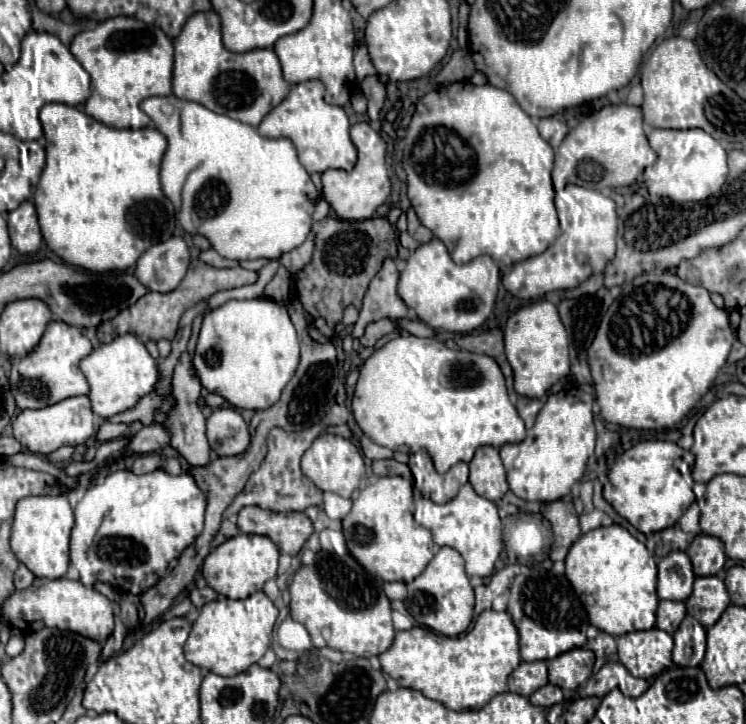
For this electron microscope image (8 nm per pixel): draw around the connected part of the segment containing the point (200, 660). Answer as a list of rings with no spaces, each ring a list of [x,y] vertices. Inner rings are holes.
[[[257,591],[241,601],[219,597],[201,607],[185,643],[185,659],[223,677],[239,675],[265,655],[271,645],[275,621],[277,607],[263,591]]]

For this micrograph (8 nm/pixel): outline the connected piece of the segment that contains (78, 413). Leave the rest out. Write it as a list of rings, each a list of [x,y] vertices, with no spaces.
[[[85,395],[79,397],[69,397],[63,399],[55,405],[43,407],[43,409],[29,409],[29,411],[21,411],[15,419],[13,419],[13,437],[23,443],[31,453],[51,453],[55,449],[59,449],[61,445],[79,445],[85,443],[87,439],[91,439],[97,431],[95,427],[95,419],[93,419],[93,411],[91,411],[91,403]]]

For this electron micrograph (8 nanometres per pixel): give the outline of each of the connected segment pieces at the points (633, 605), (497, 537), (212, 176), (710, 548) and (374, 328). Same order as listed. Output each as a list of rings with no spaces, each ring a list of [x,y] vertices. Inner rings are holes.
[[[609,525],[597,527],[581,535],[569,549],[567,559],[567,579],[583,601],[591,625],[597,629],[619,637],[637,629],[655,627],[657,611],[657,565],[653,553],[637,541],[625,527]]]
[[[465,483],[457,497],[445,505],[437,505],[431,499],[419,497],[415,501],[415,521],[433,533],[433,541],[439,547],[453,547],[465,559],[465,571],[469,577],[489,577],[499,553],[503,549],[501,541],[501,519],[493,501],[477,495],[469,483]]]
[[[175,95],[149,97],[149,99],[145,99],[145,101],[141,103],[141,109],[151,117],[151,121],[155,123],[155,127],[157,127],[167,139],[167,149],[165,155],[163,155],[163,163],[161,163],[161,187],[163,187],[165,197],[173,203],[175,209],[179,209],[179,205],[181,205],[182,187],[185,183],[185,187],[183,187],[183,205],[181,205],[181,209],[179,209],[179,213],[177,213],[177,221],[181,223],[181,227],[183,227],[187,233],[191,233],[191,235],[197,235],[197,233],[199,233],[199,235],[207,237],[209,243],[211,243],[211,247],[213,247],[219,255],[223,255],[225,259],[237,259],[237,261],[241,261],[241,259],[279,259],[281,255],[285,255],[285,253],[289,253],[291,249],[299,247],[299,245],[307,239],[307,235],[309,235],[309,231],[311,231],[311,223],[313,223],[313,219],[311,219],[313,207],[315,207],[315,203],[319,201],[321,191],[313,185],[313,181],[311,181],[309,173],[305,171],[305,167],[301,167],[301,163],[299,163],[299,159],[297,159],[297,151],[295,151],[295,147],[293,147],[293,143],[291,143],[289,139],[267,139],[267,137],[261,137],[261,135],[257,133],[257,129],[253,129],[251,125],[245,125],[245,123],[241,123],[241,121],[235,121],[235,119],[231,119],[231,117],[227,117],[227,115],[213,113],[213,111],[209,111],[207,107],[203,107],[203,105],[199,105],[199,103],[191,103],[191,101],[177,99]]]
[[[697,535],[689,545],[689,557],[697,577],[717,575],[725,565],[725,547],[721,539],[713,535]]]
[[[381,319],[381,321],[377,321],[377,323],[371,323],[371,325],[365,329],[365,335],[363,335],[359,341],[361,341],[363,347],[373,347],[381,337],[385,337],[385,335],[389,335],[389,333],[393,333],[393,331],[395,331],[393,321]]]

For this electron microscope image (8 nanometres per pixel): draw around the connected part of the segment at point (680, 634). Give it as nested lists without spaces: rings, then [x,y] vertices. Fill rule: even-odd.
[[[685,617],[685,619],[683,619],[683,623],[681,623],[681,627],[679,627],[673,635],[673,663],[675,663],[675,665],[679,667],[698,666],[704,659],[706,651],[706,638],[706,629],[696,619],[693,619],[693,617]],[[687,648],[691,648],[691,651],[693,651],[693,653],[691,653],[691,657],[687,657],[687,659],[685,659],[683,655],[685,655]]]

